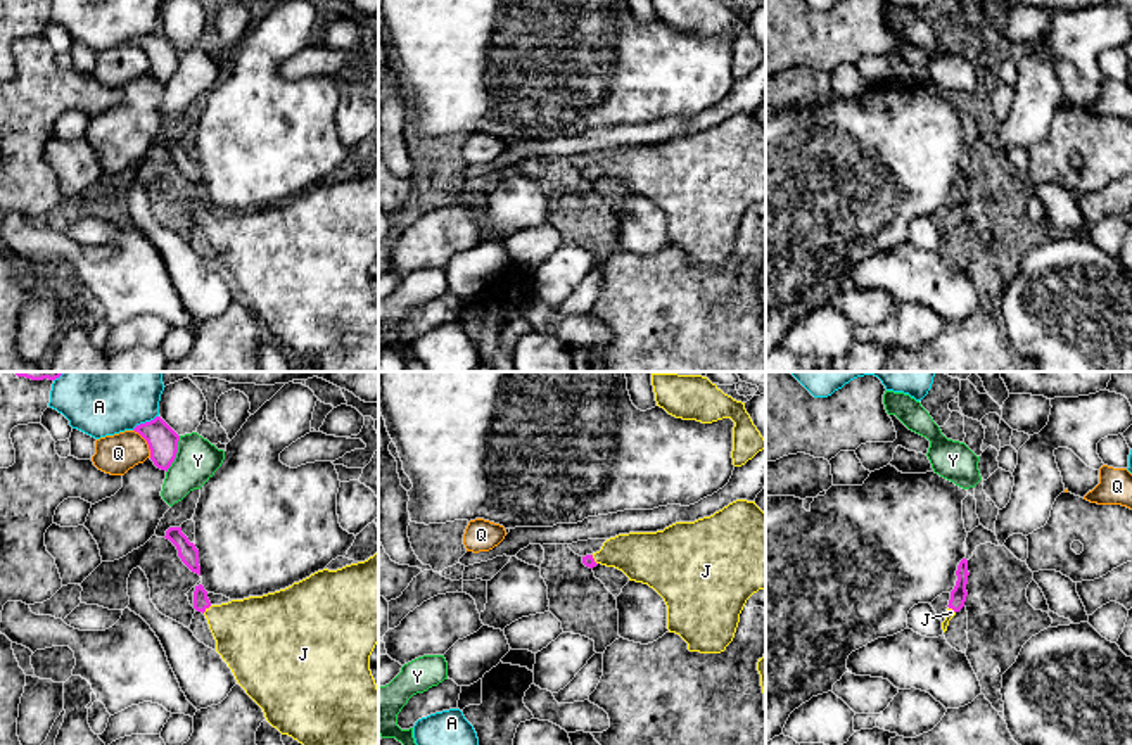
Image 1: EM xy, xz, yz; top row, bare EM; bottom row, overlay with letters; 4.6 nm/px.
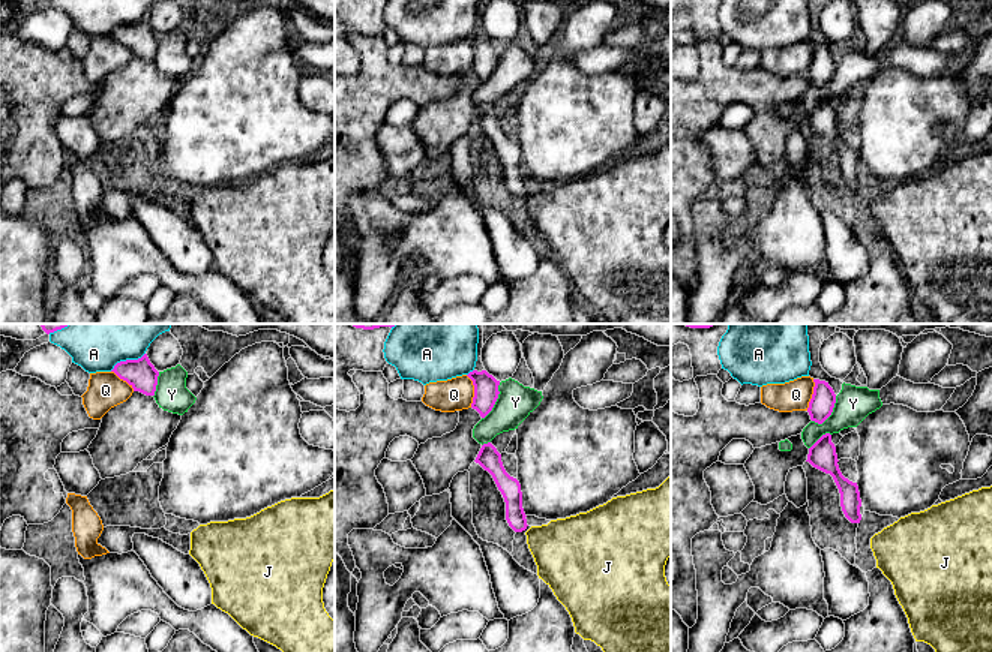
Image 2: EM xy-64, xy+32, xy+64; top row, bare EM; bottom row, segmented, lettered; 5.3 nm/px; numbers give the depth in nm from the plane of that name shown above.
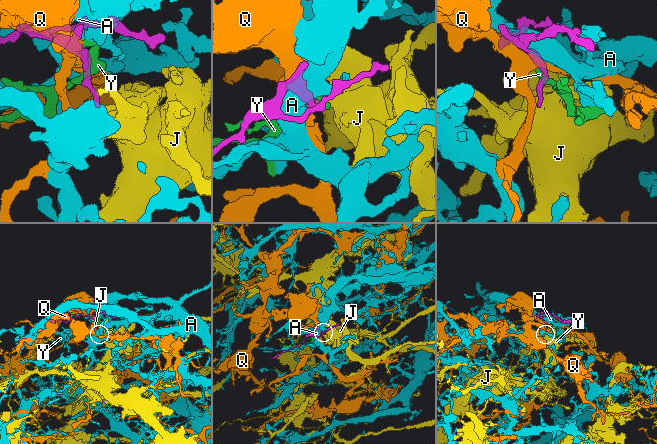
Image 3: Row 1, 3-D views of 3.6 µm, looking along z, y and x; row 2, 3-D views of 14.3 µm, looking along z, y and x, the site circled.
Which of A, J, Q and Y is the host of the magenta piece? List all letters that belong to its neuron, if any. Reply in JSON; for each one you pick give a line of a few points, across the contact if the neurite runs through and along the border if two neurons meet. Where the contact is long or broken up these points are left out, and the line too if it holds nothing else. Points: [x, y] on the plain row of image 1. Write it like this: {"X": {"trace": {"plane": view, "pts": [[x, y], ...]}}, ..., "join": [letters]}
{"J": {"trace": {"plane": "xy", "pts": [[201, 215], [206, 220], [251, 248]]}}, "join": ["J"]}

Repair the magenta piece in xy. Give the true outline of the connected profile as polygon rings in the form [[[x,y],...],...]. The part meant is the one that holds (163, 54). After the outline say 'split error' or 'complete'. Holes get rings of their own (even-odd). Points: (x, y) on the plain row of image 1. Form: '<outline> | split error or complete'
[[[161,29],[140,36],[133,43],[147,54],[154,78],[168,85],[176,71],[180,48]]] | complete

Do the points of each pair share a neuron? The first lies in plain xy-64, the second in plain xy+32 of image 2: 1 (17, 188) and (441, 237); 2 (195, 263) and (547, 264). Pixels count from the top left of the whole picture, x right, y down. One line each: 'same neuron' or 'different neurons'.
1: same neuron
2: different neurons

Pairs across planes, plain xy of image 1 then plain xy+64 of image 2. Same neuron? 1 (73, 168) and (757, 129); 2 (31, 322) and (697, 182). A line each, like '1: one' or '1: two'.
1: two
2: two

